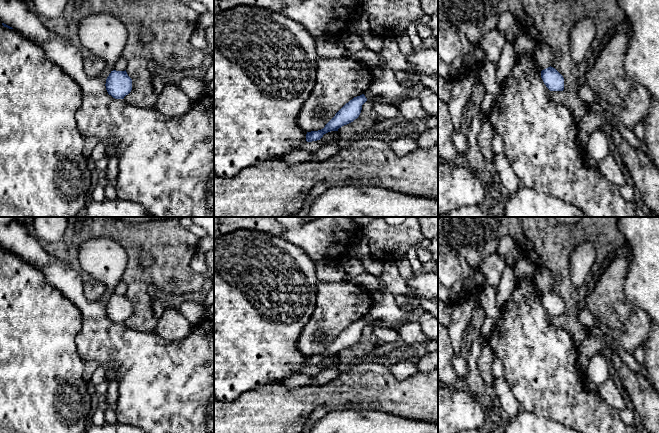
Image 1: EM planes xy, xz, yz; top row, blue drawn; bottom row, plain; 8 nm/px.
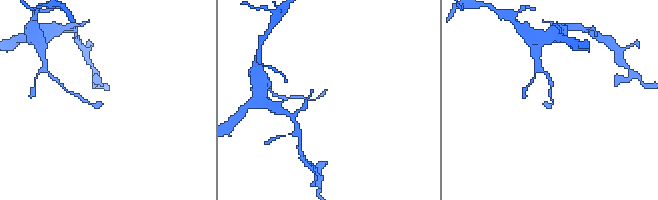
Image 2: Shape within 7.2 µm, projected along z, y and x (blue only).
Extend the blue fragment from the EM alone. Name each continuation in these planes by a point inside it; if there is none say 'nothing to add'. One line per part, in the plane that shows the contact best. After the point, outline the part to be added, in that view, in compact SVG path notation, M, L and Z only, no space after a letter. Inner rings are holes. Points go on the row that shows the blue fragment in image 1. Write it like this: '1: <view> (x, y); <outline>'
1: xz (387, 86); M381 60L379 64L383 70L381 79L374 81L364 93L367 100L375 96L384 96L388 102L394 105L408 98L419 98L422 108L430 115L438 113L438 95L425 87L418 91L412 86L403 86L395 80L395 72Z

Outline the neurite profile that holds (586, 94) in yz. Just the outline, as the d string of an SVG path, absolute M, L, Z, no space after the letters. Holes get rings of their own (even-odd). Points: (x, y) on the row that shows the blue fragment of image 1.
M586 82L579 88L579 97L588 106L595 102L595 94Z

